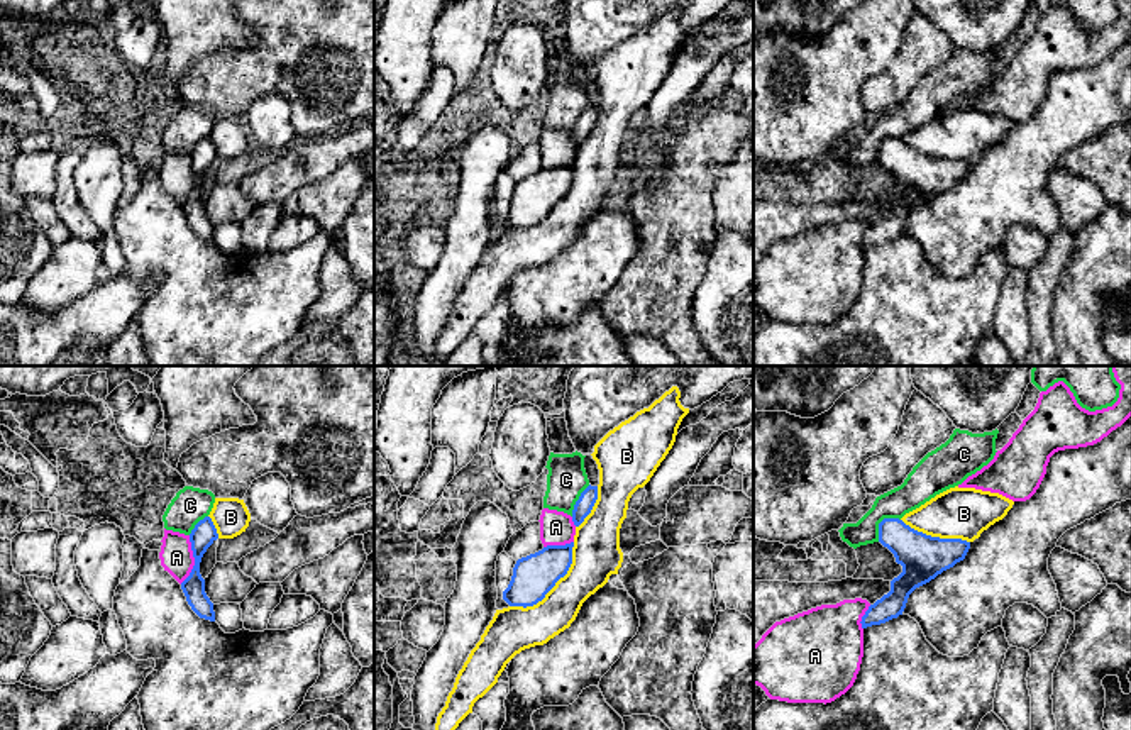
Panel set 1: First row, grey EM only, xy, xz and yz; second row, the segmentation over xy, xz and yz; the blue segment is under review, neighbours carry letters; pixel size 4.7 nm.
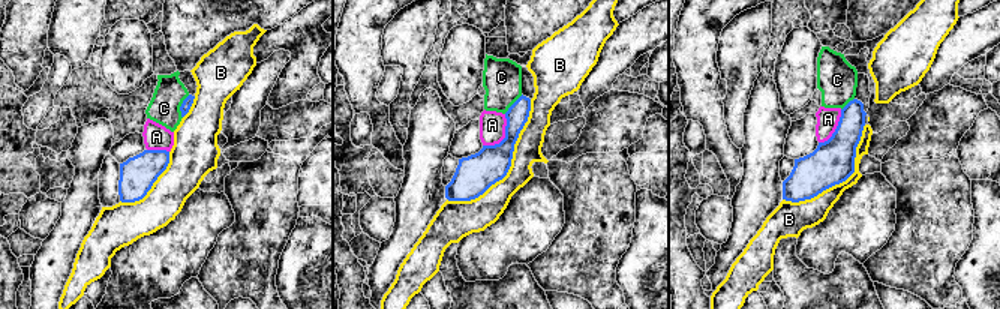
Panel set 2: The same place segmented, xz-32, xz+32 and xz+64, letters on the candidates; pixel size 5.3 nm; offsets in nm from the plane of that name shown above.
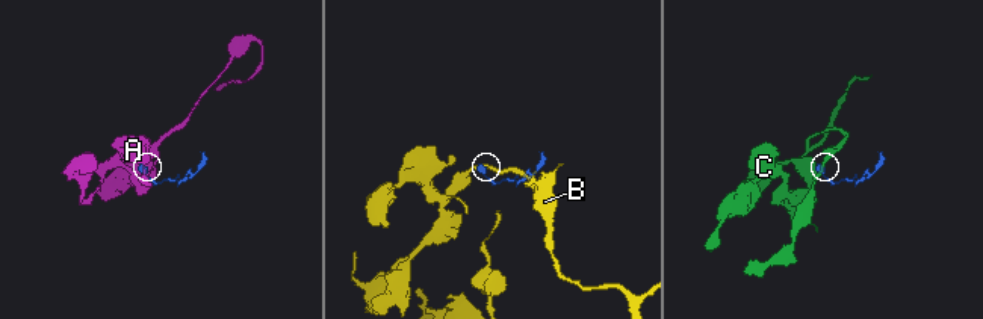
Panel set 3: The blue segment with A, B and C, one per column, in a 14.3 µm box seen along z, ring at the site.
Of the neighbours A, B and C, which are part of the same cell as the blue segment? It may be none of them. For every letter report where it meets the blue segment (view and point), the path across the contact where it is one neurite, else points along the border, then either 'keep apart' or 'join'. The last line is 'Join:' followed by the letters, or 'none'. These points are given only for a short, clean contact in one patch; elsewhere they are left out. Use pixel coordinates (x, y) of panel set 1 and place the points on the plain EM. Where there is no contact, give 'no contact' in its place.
A: meets blue in xy at (195, 180); keep apart
B: meets blue in xz at (554, 205); keep apart
C: meets blue in yz at (879, 144); border along yz (898, 138), (886, 138), (879, 144), (877, 161); keep apart
Join: none

